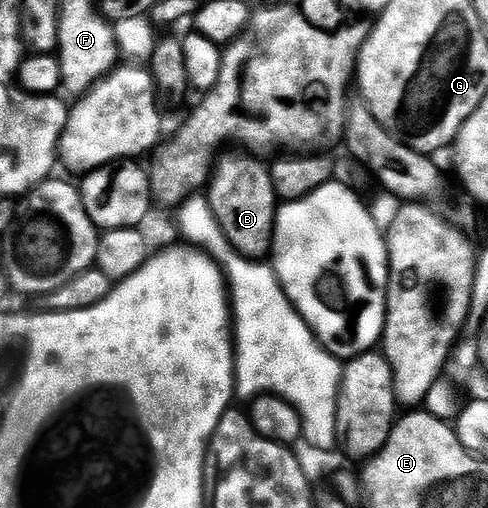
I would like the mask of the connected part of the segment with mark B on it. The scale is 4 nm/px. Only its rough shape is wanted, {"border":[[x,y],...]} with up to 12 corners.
{"border":[[252,155],[217,158],[206,198],[240,255],[272,250],[278,196]]}

